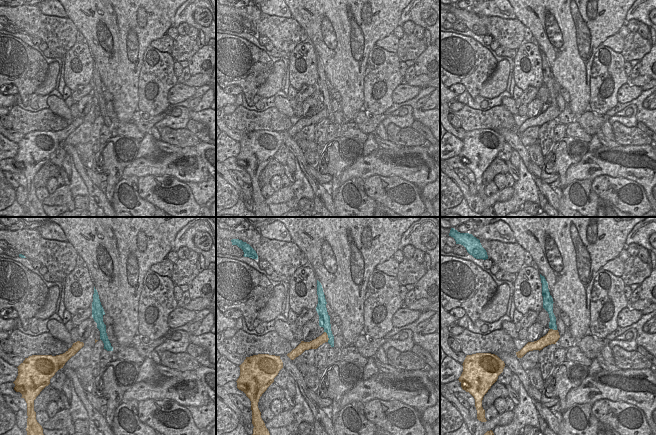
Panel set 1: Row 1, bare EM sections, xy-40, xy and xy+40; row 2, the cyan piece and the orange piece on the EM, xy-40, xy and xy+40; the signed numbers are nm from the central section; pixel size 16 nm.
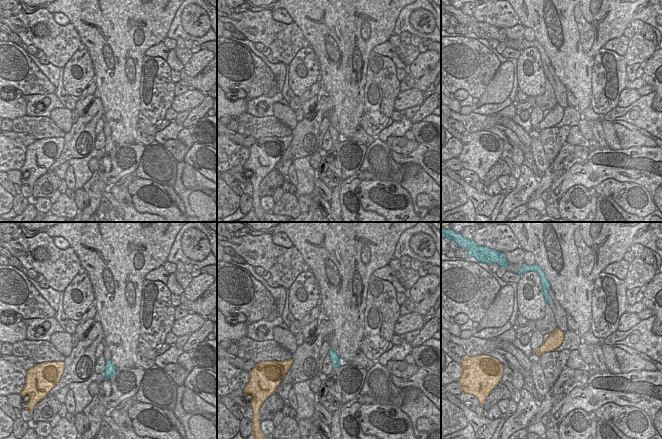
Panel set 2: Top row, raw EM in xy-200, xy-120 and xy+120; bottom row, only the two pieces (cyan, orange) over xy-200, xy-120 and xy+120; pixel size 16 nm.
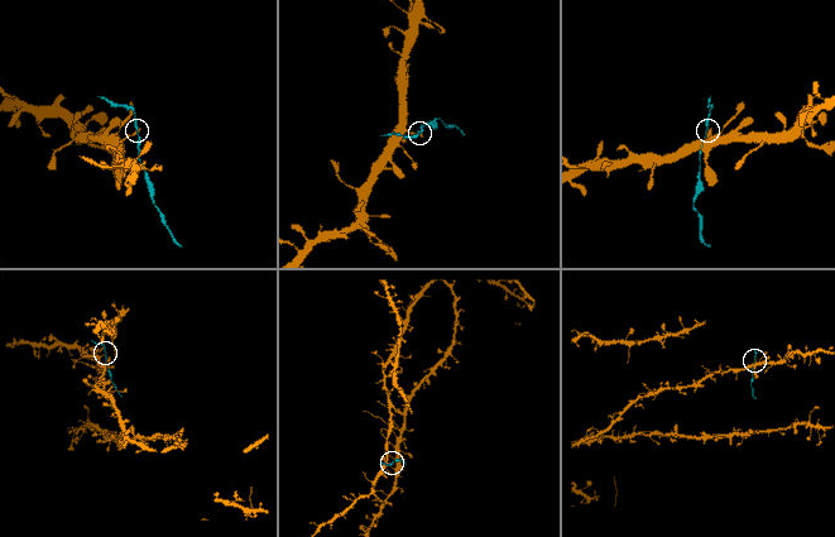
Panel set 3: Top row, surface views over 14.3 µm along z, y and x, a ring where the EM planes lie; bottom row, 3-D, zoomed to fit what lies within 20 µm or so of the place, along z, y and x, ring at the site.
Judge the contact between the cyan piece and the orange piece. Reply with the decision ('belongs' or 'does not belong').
does not belong

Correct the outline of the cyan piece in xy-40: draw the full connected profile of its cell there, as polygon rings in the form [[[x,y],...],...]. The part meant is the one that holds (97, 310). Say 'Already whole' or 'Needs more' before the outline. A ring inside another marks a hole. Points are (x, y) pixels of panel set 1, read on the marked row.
Already whole. [[[94,287],[93,302],[92,302],[92,317],[94,321],[97,323],[97,328],[100,331],[100,339],[104,343],[104,349],[106,349],[107,351],[113,351],[113,347],[111,346],[111,343],[106,333],[106,325],[103,322],[104,315],[105,312],[101,305],[98,292]]]

